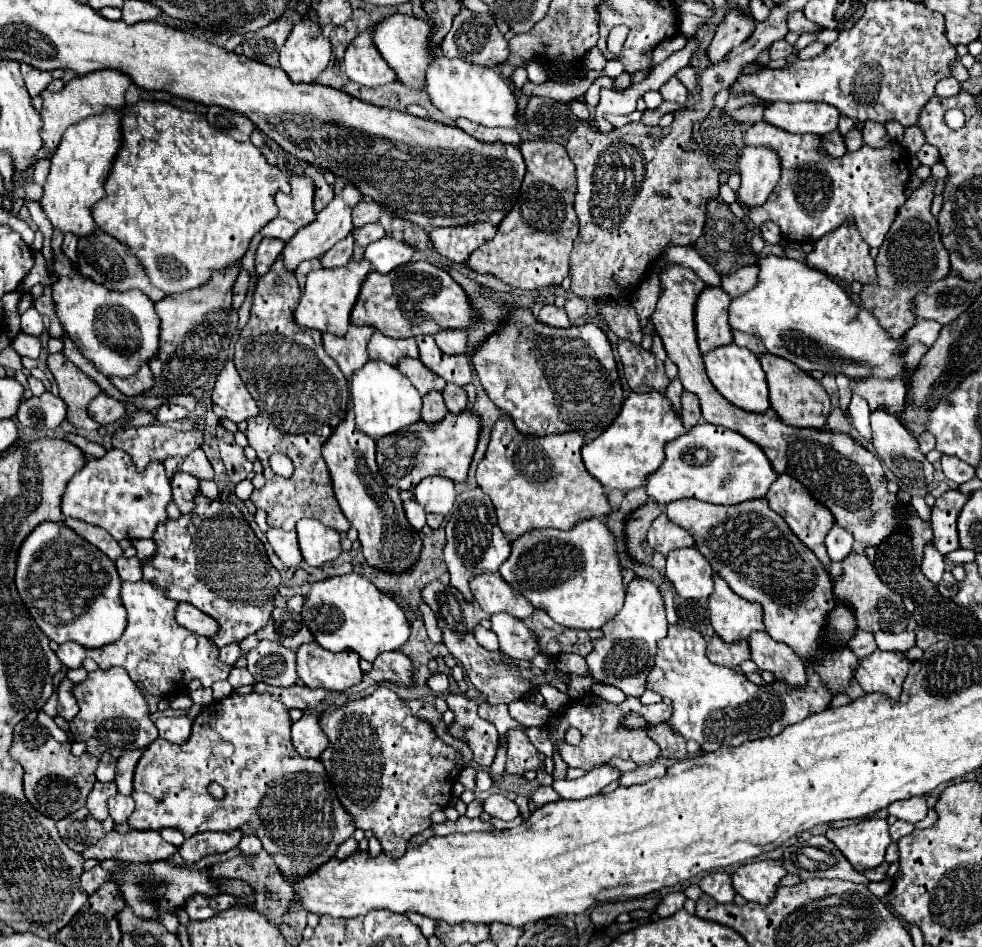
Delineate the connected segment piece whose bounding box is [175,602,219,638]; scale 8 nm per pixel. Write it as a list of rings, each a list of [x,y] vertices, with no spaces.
[[[181,602],[181,604],[177,606],[175,620],[177,620],[183,628],[187,628],[187,630],[199,634],[199,636],[205,636],[205,638],[213,638],[215,632],[219,632],[219,624],[217,624],[211,616],[203,614],[201,610],[197,610],[195,606],[191,606],[191,604],[187,604],[187,602]]]

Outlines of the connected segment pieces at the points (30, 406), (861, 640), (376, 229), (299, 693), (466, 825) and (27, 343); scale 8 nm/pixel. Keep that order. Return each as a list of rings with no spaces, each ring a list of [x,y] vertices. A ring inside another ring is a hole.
[[[45,392],[41,396],[33,396],[25,402],[21,402],[17,420],[21,426],[29,430],[55,430],[65,418],[65,406],[59,396],[53,396],[51,392]]]
[[[859,632],[857,636],[851,638],[851,644],[849,644],[851,652],[861,660],[865,656],[869,656],[871,652],[877,650],[877,644],[875,644],[875,638],[871,632]]]
[[[375,222],[375,224],[367,224],[367,226],[361,226],[361,228],[355,228],[353,236],[355,236],[355,246],[367,248],[367,244],[381,240],[385,236],[385,230],[383,230],[383,226],[379,222]]]
[[[257,682],[253,686],[255,692],[269,692],[273,694],[279,702],[283,702],[289,710],[291,708],[299,708],[299,710],[313,710],[319,702],[323,702],[331,692],[319,688],[319,690],[309,690],[307,686],[287,686],[287,688],[277,688],[277,686],[269,686],[263,682]]]
[[[461,816],[461,818],[459,818],[459,820],[455,820],[455,822],[445,822],[445,824],[441,824],[441,826],[433,826],[433,830],[435,830],[435,832],[439,832],[439,834],[453,834],[453,832],[493,830],[493,826],[491,826],[489,822],[485,822],[485,820],[479,820],[479,818],[469,820],[467,816]],[[441,828],[447,828],[447,832],[445,832],[445,830],[441,830]]]
[[[19,332],[19,336],[11,342],[11,346],[21,354],[21,356],[29,356],[29,358],[37,358],[41,352],[41,342],[37,336]]]

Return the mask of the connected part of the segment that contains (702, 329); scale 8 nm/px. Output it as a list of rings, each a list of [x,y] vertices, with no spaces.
[[[707,286],[695,302],[695,328],[701,352],[733,342],[733,332],[727,322],[731,296],[721,288]]]

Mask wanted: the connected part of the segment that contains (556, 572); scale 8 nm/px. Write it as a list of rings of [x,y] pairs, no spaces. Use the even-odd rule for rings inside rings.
[[[603,518],[581,520],[573,530],[567,532],[545,528],[521,536],[511,544],[511,556],[499,566],[499,574],[515,592],[523,594],[535,608],[545,610],[557,624],[567,628],[603,628],[609,620],[613,620],[619,614],[625,602],[623,570],[619,564],[615,536],[611,534]]]

